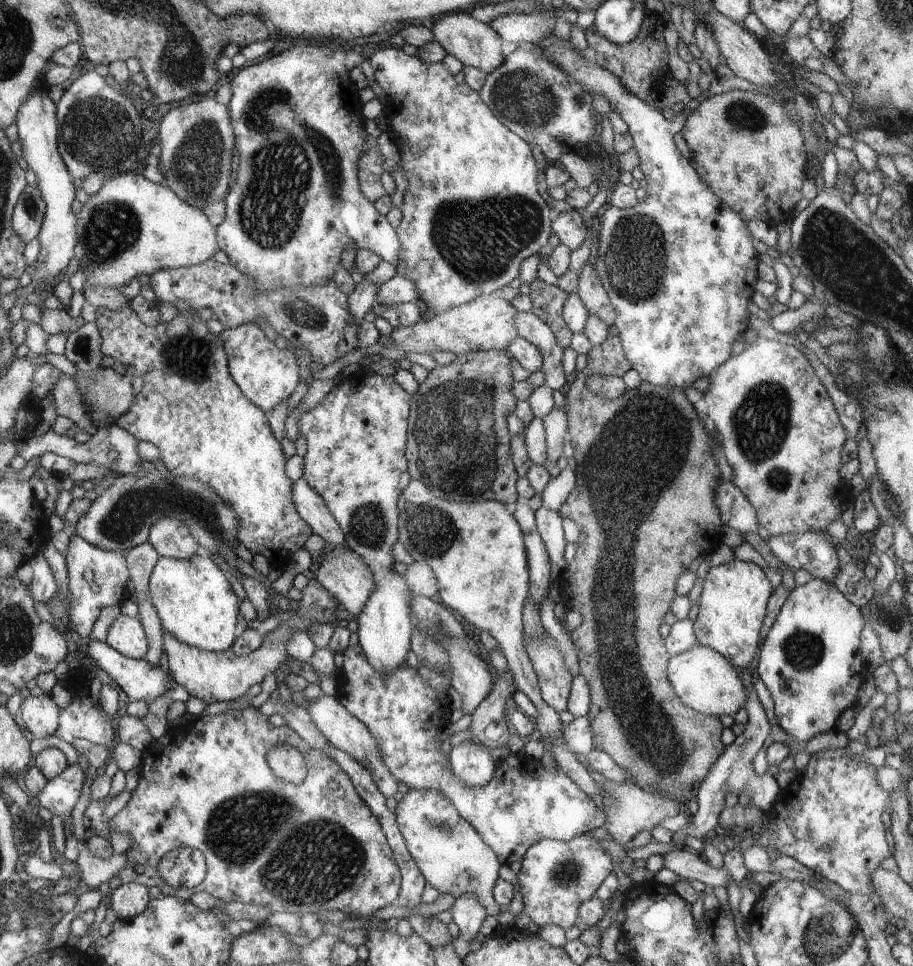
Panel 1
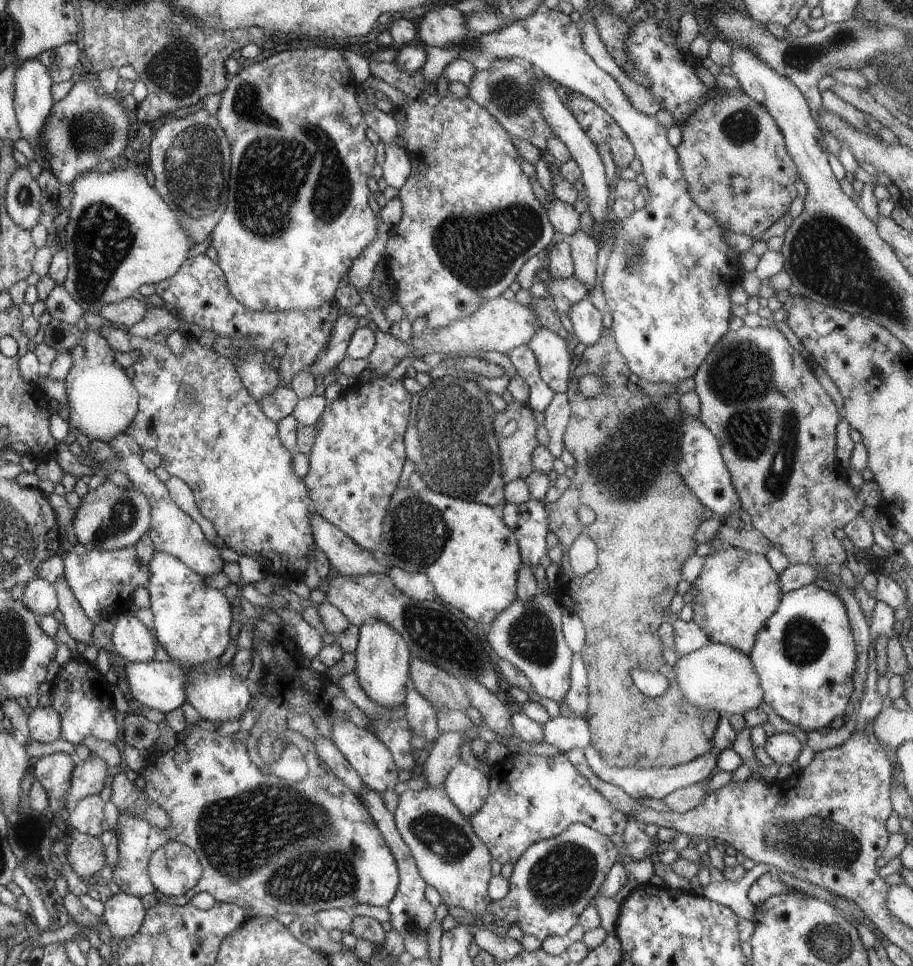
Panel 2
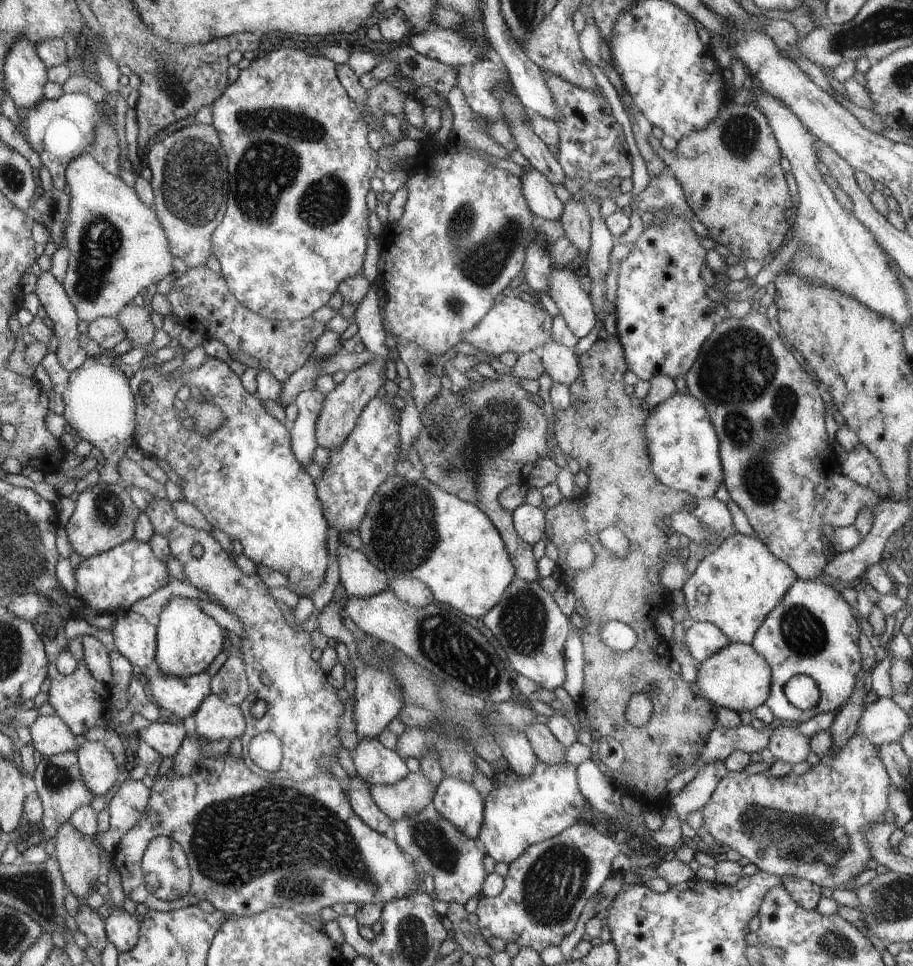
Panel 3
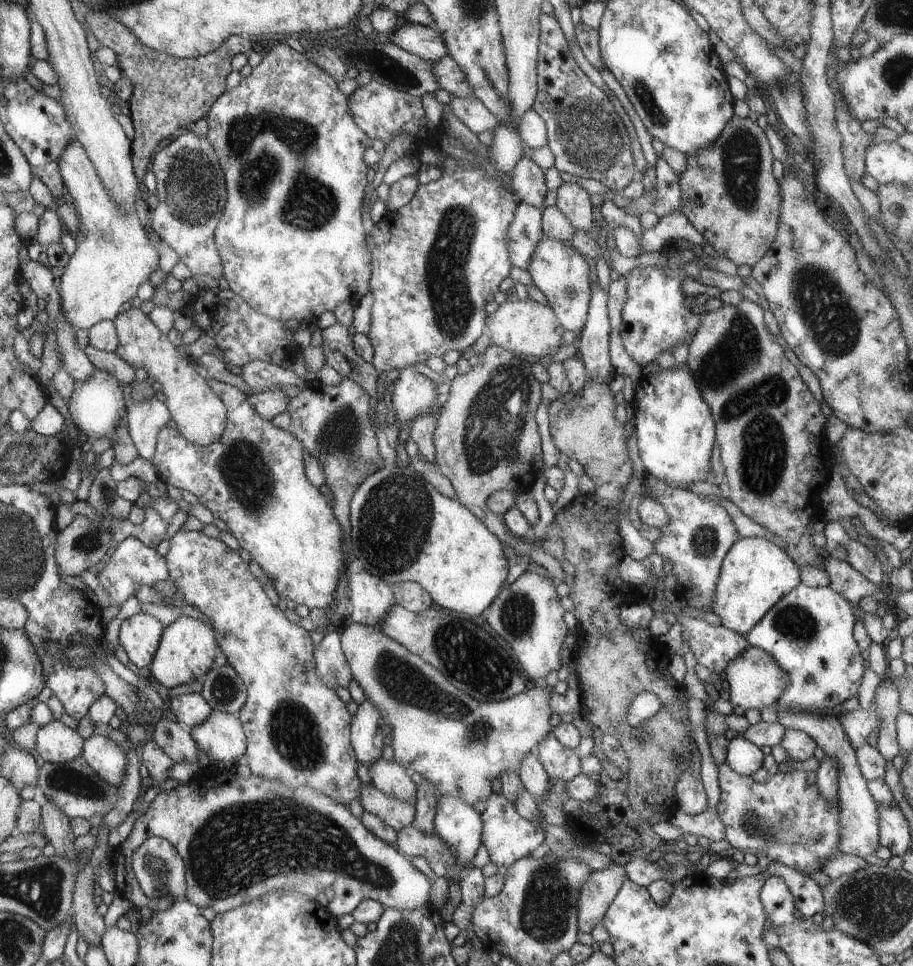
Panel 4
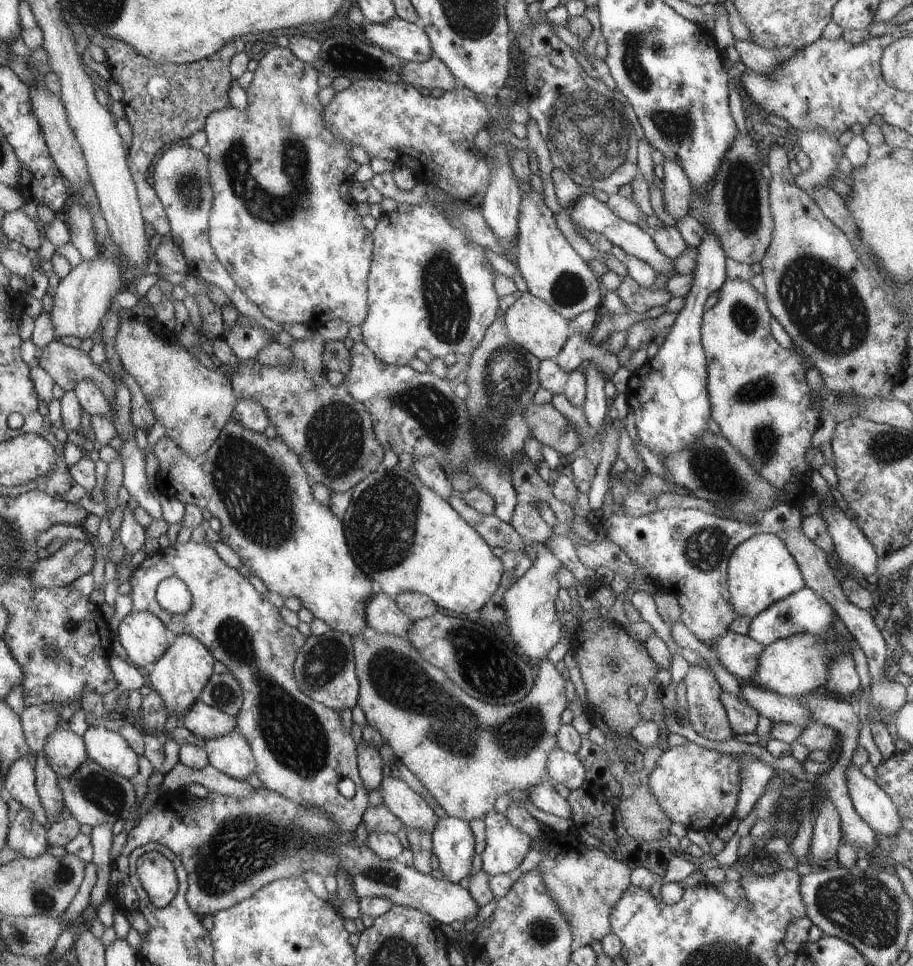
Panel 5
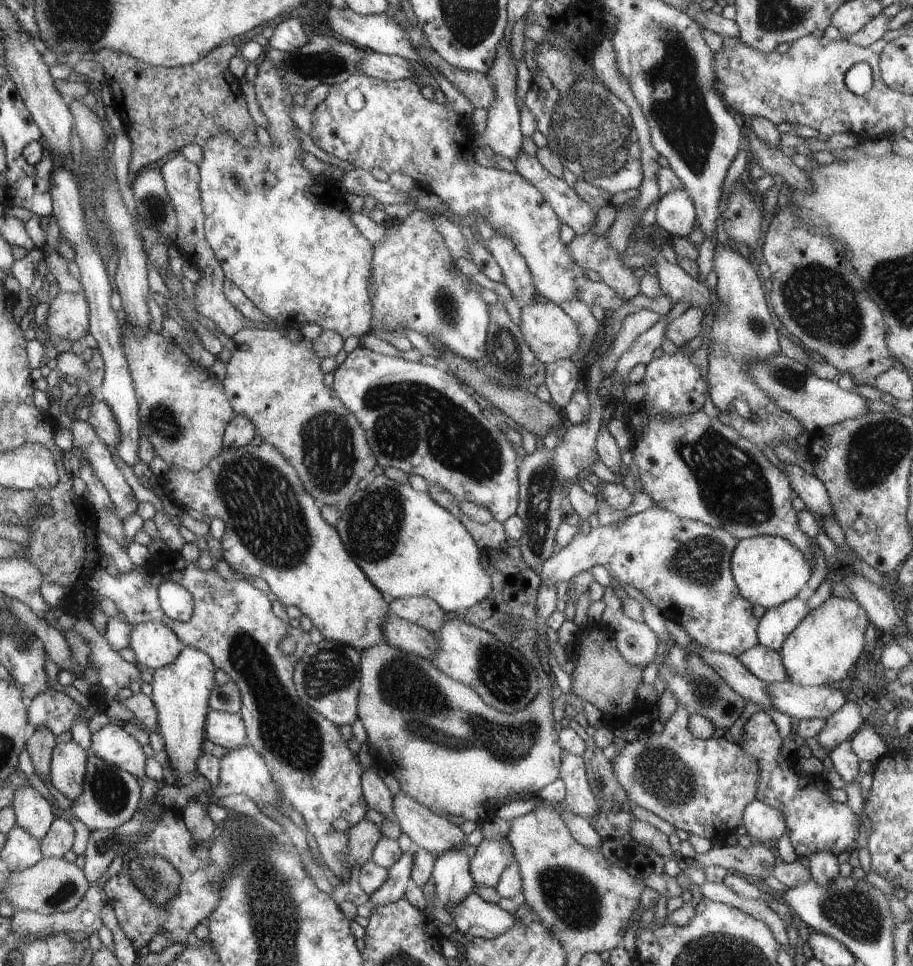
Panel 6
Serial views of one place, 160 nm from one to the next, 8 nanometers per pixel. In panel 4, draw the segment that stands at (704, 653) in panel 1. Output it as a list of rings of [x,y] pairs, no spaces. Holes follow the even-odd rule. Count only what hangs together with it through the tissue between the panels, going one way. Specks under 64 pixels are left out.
[[[752,646],[737,656],[727,666],[723,676],[717,679],[730,691],[727,707],[741,706],[745,710],[749,708],[760,710],[764,707],[774,706],[789,683],[788,673],[785,673],[785,670],[777,664],[775,658],[769,652]]]

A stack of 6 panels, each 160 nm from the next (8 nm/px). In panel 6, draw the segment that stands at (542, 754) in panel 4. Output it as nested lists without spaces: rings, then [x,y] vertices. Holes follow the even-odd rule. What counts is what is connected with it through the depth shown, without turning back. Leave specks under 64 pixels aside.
[[[568,753],[561,761],[560,778],[565,782],[565,791],[567,792],[563,800],[565,806],[572,814],[588,819],[590,824],[592,824],[593,818],[598,814],[599,800],[592,792],[584,759],[572,753]]]

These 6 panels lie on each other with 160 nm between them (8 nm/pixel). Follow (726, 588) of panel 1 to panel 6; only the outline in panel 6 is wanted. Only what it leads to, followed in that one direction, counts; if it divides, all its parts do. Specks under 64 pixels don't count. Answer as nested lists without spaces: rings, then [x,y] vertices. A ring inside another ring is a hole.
[[[760,535],[740,539],[731,554],[731,573],[738,585],[740,594],[751,602],[764,608],[776,608],[797,596],[802,586],[810,580],[811,562],[805,554],[788,539]]]

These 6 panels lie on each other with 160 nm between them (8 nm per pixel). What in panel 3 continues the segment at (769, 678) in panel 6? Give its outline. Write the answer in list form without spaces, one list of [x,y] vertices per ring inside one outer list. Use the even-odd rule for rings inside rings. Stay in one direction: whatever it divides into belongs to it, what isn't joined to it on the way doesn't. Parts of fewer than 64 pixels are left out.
[[[700,621],[686,630],[684,640],[684,646],[697,664],[703,663],[730,643],[731,640],[715,624]]]

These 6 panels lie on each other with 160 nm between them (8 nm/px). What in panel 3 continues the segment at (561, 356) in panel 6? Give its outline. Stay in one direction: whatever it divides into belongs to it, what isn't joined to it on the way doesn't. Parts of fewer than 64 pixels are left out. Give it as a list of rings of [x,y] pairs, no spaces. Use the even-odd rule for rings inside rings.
[[[512,294],[500,297],[471,332],[463,335],[463,341],[468,341],[479,351],[496,357],[508,351],[519,355],[530,351],[540,351],[545,343],[552,340],[552,320],[553,317],[541,304],[527,297],[517,297]]]

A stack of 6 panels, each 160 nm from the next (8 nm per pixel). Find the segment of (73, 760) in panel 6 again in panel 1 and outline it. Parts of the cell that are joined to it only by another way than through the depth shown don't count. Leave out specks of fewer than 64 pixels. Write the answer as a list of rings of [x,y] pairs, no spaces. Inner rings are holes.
[[[48,694],[23,698],[18,715],[35,739],[46,739],[58,733],[58,706]]]

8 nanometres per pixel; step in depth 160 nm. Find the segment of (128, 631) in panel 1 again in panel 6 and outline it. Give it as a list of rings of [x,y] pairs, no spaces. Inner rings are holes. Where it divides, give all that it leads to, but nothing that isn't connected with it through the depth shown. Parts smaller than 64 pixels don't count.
[[[152,621],[134,625],[130,638],[135,660],[155,670],[171,665],[185,647],[171,627]]]

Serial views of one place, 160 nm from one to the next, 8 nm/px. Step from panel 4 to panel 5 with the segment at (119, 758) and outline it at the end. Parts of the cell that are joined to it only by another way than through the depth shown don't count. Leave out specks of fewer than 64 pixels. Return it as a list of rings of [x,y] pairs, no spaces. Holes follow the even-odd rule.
[[[104,723],[90,725],[83,738],[91,761],[127,779],[138,773],[139,756],[131,744],[121,734],[108,730]]]

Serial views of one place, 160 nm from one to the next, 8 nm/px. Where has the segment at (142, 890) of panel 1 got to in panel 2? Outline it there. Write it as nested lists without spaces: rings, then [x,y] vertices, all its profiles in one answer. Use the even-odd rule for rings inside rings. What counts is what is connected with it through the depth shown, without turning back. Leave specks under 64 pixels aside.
[[[115,890],[112,898],[105,903],[103,922],[108,925],[111,936],[122,940],[139,932],[145,912],[140,897]]]

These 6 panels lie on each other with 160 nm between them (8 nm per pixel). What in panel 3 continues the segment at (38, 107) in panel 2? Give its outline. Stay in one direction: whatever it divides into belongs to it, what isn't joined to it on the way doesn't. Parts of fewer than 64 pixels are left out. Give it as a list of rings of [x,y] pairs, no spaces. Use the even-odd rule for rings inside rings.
[[[29,38],[13,42],[3,64],[7,94],[16,107],[39,105],[44,99],[42,89],[47,79],[47,66],[40,60],[35,44]]]

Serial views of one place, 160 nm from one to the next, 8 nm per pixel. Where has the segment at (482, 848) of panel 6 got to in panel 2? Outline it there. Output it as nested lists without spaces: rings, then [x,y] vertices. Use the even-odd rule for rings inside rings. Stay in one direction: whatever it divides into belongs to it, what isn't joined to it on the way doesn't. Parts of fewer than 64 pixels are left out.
[[[523,749],[522,752],[512,753],[510,752],[507,757],[493,764],[490,772],[489,772],[489,780],[490,780],[490,794],[486,797],[484,804],[480,807],[480,810],[476,814],[473,814],[470,818],[470,824],[474,829],[474,832],[478,835],[478,838],[488,847],[492,858],[496,860],[496,862],[500,862],[500,864],[514,864],[519,858],[520,855],[534,843],[538,841],[549,839],[563,833],[568,826],[574,823],[582,823],[590,828],[596,830],[596,832],[602,833],[606,836],[612,836],[612,834],[622,834],[627,825],[628,817],[621,813],[603,794],[600,794],[596,789],[594,789],[588,779],[578,773],[578,770],[570,763],[566,754],[560,754],[553,757],[545,757],[539,754],[532,754],[528,752],[528,750]]]

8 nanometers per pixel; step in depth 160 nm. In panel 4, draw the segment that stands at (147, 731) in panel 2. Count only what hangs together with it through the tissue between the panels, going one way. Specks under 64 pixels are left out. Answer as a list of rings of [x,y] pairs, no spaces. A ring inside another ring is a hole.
[[[165,716],[159,720],[154,726],[152,739],[174,763],[198,763],[199,747],[193,741],[191,732],[172,717]]]

